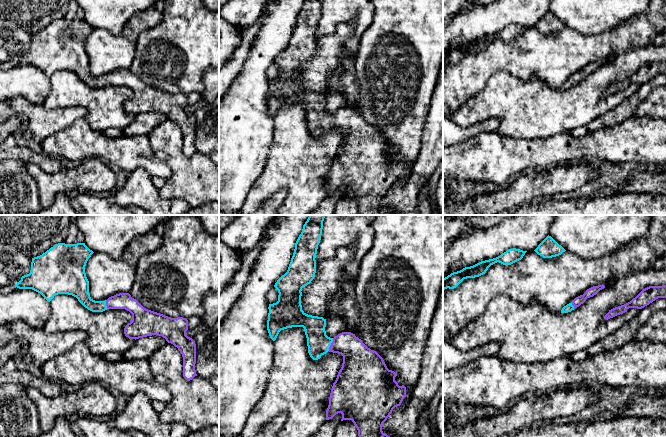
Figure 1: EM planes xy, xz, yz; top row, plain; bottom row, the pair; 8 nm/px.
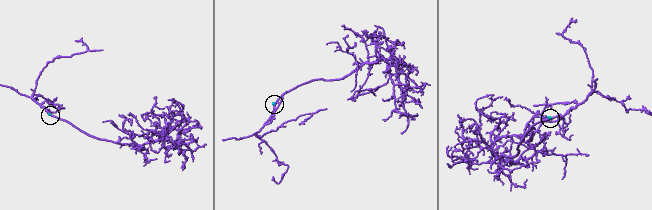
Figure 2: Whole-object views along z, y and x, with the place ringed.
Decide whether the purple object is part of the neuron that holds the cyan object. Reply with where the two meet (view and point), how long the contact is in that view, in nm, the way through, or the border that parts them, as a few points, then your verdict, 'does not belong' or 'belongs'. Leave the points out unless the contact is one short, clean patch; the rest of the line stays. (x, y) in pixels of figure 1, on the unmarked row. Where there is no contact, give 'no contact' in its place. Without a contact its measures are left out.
meets cyan in xz at (330, 120); contact 110 nm long; runs through xz (318, 119), (330, 120), (343, 120), (357, 134); belongs

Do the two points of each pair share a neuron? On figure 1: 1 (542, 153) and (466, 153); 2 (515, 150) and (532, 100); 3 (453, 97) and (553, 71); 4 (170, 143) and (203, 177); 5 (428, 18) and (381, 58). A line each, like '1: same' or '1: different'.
1: same
2: different
3: same
4: same
5: same

